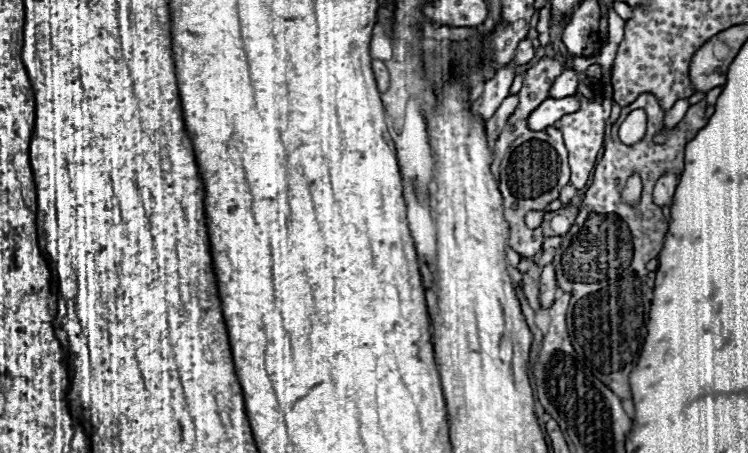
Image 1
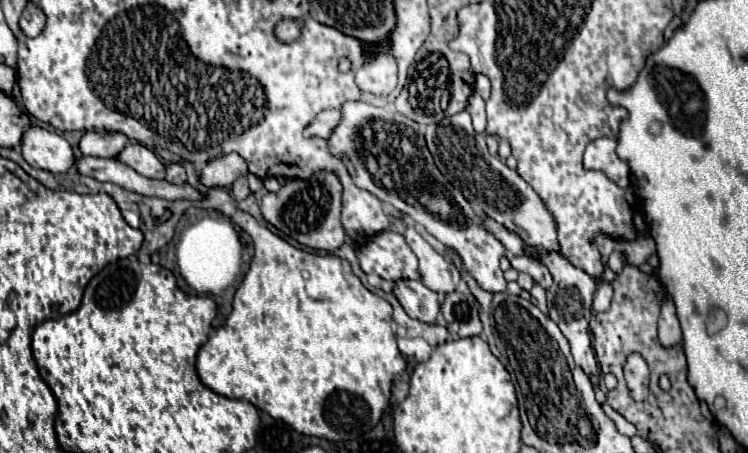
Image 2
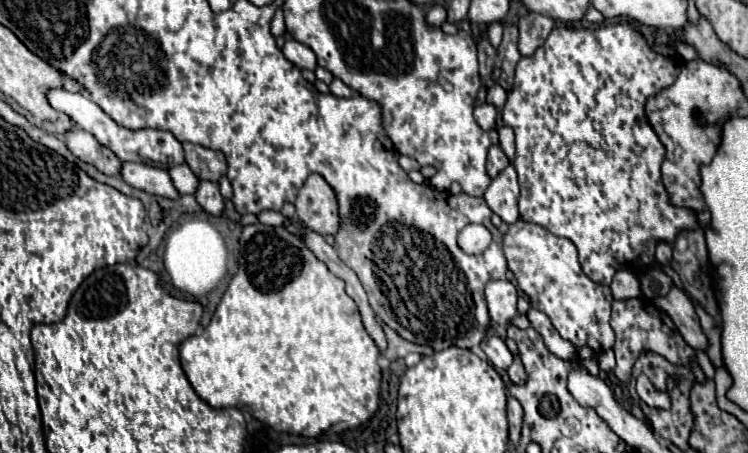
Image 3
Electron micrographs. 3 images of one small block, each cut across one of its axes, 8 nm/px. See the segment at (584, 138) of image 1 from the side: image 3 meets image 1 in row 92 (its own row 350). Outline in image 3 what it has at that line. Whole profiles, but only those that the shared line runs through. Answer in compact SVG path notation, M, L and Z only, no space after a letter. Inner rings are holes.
M518 220L504 236L504 254L508 268L518 280L518 288L530 298L530 306L544 312L558 334L572 342L576 350L590 346L594 352L610 350L614 344L614 330L610 328L612 292L608 286L594 284L578 264L578 252L568 238L558 238L538 224Z

